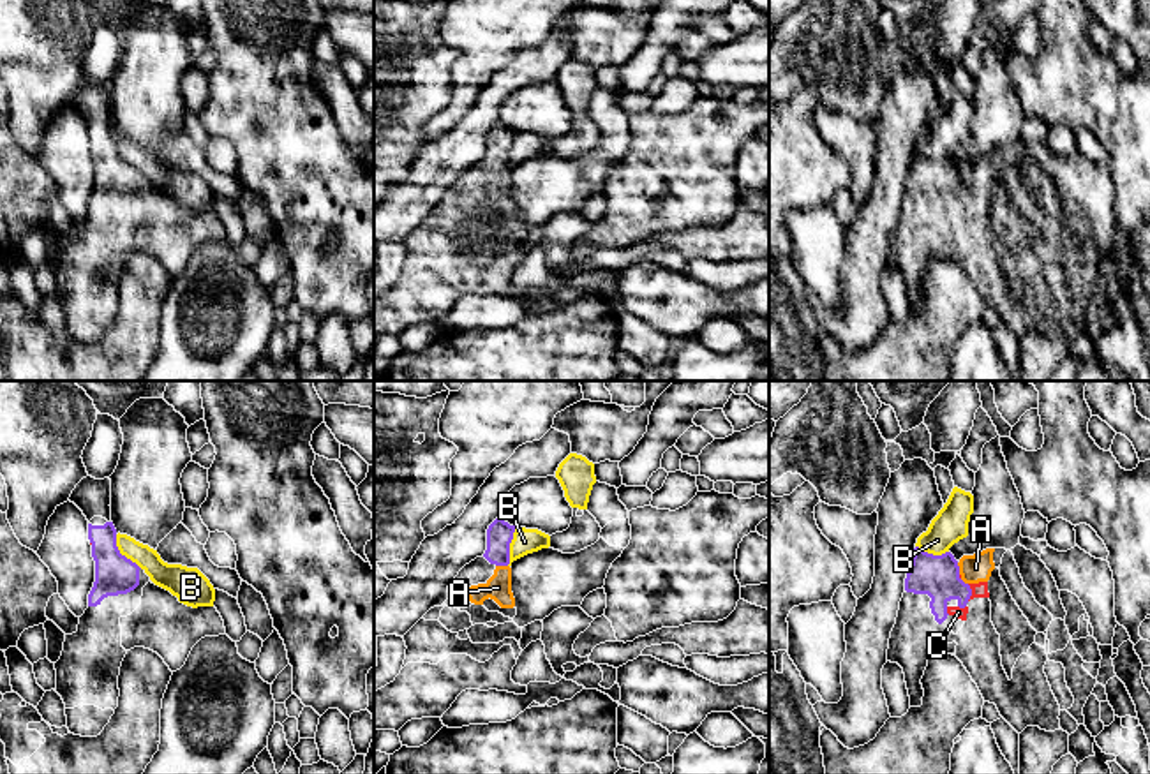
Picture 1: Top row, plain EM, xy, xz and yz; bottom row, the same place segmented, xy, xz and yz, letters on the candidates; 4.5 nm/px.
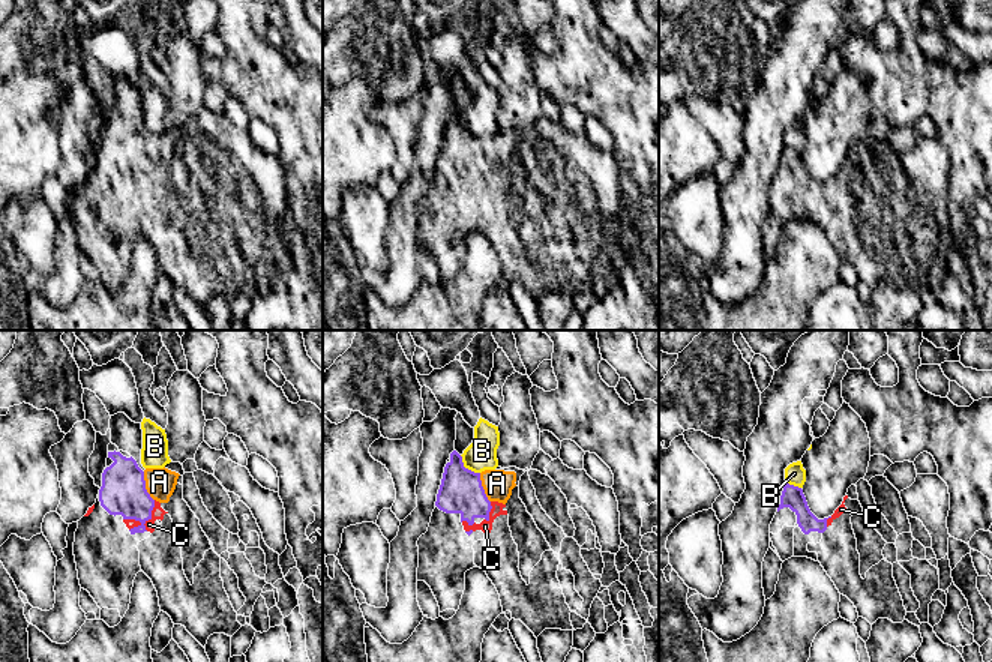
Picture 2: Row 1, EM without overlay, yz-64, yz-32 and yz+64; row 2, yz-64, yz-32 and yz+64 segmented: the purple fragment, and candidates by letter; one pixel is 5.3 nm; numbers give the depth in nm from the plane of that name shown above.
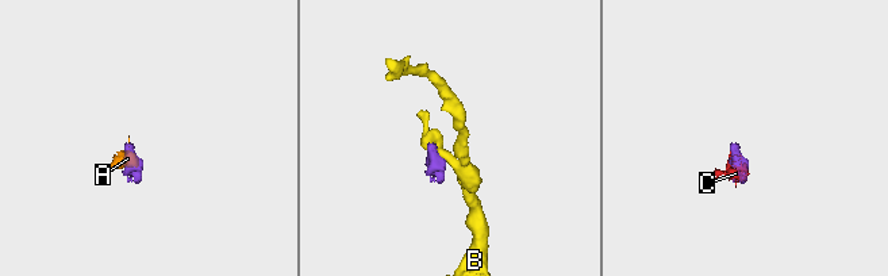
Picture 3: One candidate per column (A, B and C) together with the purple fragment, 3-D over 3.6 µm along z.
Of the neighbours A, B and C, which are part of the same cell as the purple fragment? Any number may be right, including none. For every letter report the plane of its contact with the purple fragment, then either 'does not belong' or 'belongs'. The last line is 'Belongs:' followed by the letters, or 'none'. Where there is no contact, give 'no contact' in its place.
A: xz | belongs
B: xy | does not belong
C: yz | belongs
Belongs: A, C

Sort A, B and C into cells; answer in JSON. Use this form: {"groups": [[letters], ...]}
{"groups": [["A", "C"], ["B"]]}

